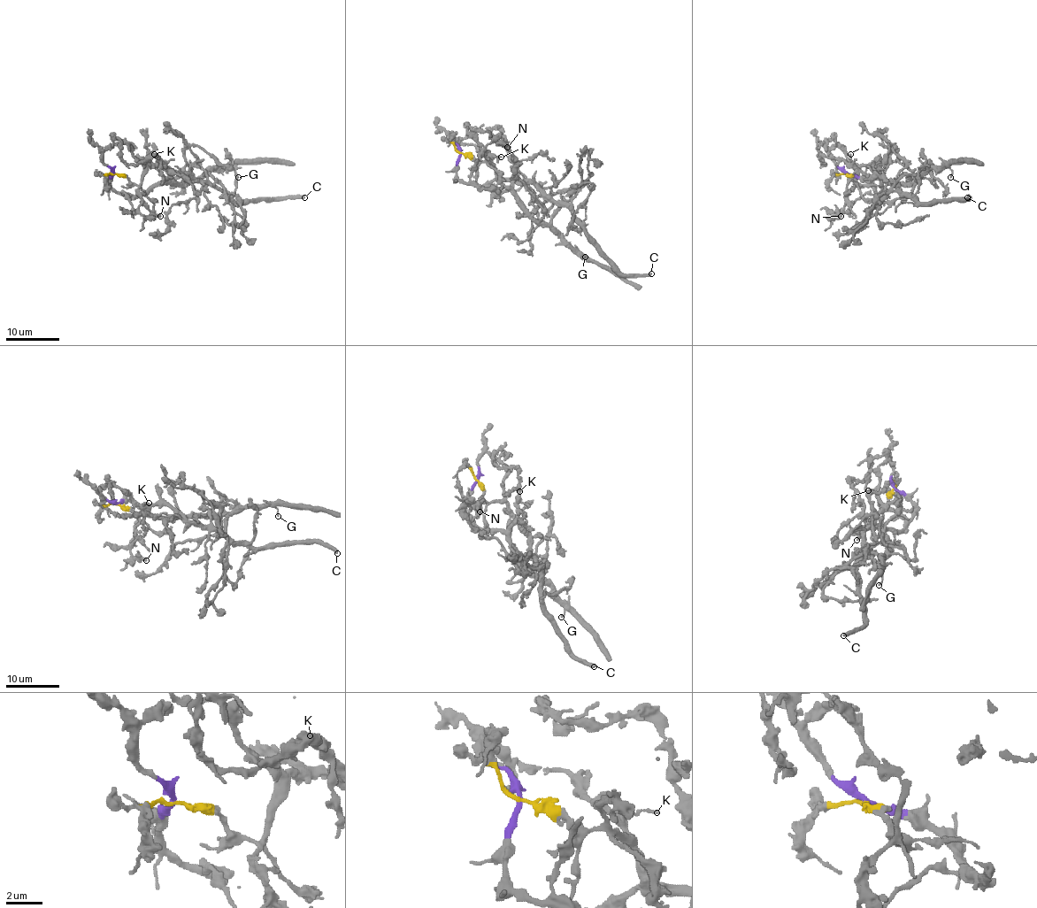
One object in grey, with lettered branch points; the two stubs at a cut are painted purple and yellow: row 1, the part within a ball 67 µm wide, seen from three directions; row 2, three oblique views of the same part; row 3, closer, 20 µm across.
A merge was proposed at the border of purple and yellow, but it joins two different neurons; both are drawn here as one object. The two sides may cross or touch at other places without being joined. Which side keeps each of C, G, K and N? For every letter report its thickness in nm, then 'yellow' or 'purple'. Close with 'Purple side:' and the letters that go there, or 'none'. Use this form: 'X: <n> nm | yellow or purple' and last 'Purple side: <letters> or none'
C: 420 nm | yellow
G: 120 nm | purple
K: 140 nm | yellow
N: 280 nm | yellow
Purple side: G

